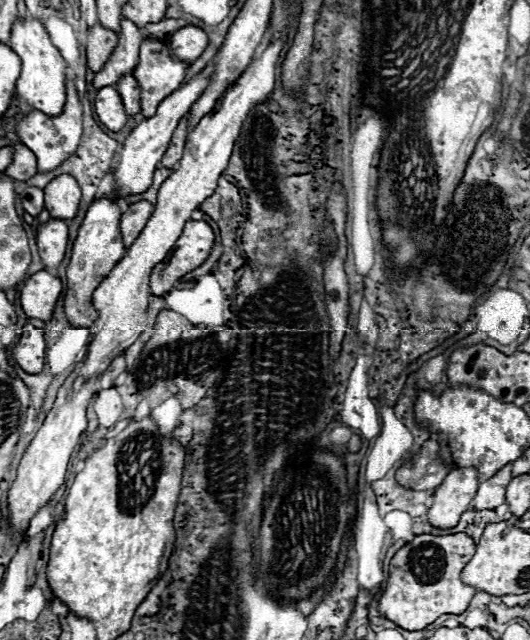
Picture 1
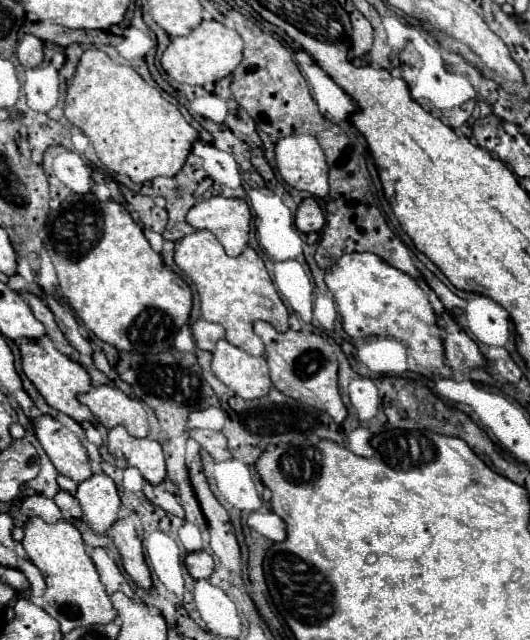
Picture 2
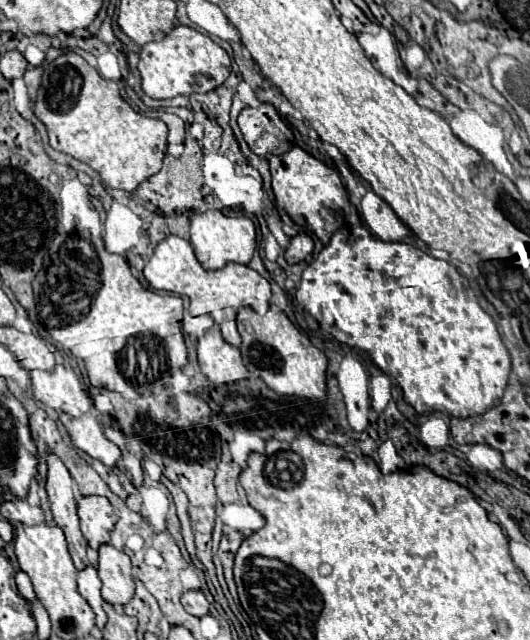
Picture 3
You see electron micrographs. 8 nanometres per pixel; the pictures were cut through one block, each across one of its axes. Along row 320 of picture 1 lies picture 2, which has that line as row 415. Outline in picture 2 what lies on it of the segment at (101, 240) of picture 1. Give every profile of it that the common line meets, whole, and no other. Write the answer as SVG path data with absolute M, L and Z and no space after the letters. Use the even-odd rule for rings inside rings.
M42 336L40 340L28 340L28 342L22 342L20 344L20 350L22 350L22 366L24 366L24 374L32 380L32 384L38 388L38 392L44 396L46 404L68 414L70 418L74 418L76 422L98 422L94 420L94 414L80 414L80 400L78 396L82 392L88 392L92 388L92 380L90 380L90 374L74 360L70 360L68 356L64 356L54 340L50 336Z

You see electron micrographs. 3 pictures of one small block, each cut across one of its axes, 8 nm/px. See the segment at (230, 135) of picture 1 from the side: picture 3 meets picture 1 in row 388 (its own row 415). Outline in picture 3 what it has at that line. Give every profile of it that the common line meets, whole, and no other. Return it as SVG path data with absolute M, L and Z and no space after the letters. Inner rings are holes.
M58 364L50 372L30 370L30 378L34 398L44 406L62 410L70 416L80 416L92 408L92 400L82 390L80 380L72 368Z

